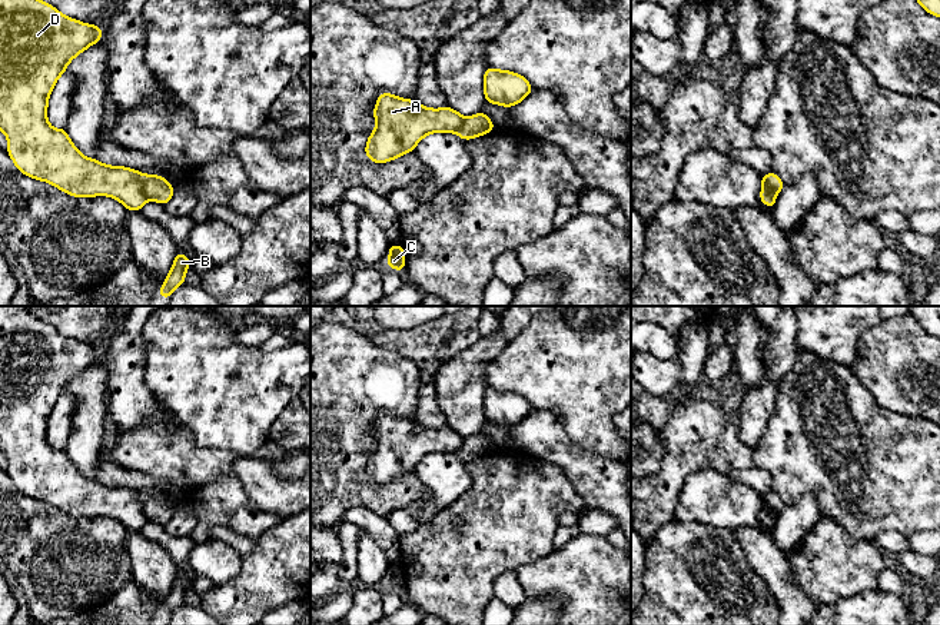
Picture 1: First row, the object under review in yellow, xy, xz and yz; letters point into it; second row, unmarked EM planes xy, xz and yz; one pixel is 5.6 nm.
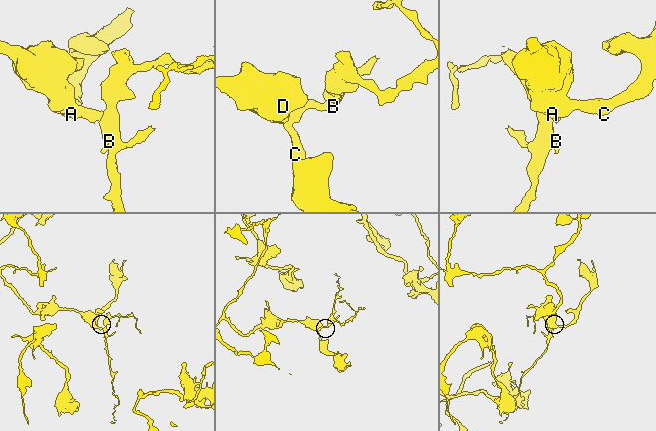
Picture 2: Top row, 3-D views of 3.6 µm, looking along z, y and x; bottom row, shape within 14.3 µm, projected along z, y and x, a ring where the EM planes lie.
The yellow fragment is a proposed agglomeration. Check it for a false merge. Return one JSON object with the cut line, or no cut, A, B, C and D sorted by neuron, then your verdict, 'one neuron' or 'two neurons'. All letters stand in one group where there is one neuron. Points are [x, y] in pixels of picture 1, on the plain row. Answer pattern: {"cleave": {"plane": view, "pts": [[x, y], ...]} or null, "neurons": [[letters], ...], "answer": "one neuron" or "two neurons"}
{"cleave": {"plane": "xy", "pts": [[139, 494], [139, 502], [148, 519]]}, "neurons": [["A", "C", "D"], ["B"]], "answer": "two neurons"}

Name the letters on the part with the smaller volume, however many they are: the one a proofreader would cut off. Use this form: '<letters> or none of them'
B

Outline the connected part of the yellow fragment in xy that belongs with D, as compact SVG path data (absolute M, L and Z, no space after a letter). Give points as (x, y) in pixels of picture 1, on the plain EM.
M0 306L0 451L6 455L7 473L26 496L47 502L76 518L109 516L127 531L140 531L147 522L140 492L130 488L103 485L83 476L72 463L66 449L54 449L47 441L49 416L66 393L69 383L92 365L102 362L102 348L63 336L56 328L34 318L24 306Z

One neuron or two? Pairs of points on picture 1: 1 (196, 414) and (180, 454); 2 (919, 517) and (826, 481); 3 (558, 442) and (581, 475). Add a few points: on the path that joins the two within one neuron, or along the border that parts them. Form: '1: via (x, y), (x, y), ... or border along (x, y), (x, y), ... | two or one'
1: border along (165, 408), (199, 446), (218, 449) | two
2: via (896, 494), (883, 481), (849, 476) | one
3: via (564, 451), (580, 466) | one

